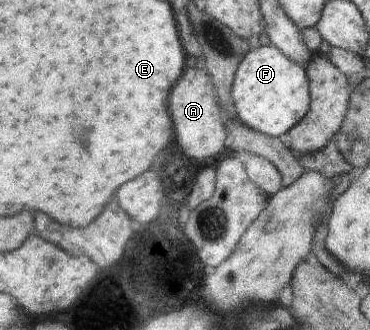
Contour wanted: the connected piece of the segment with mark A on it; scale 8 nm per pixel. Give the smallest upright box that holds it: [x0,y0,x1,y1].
[169,65,228,162]

